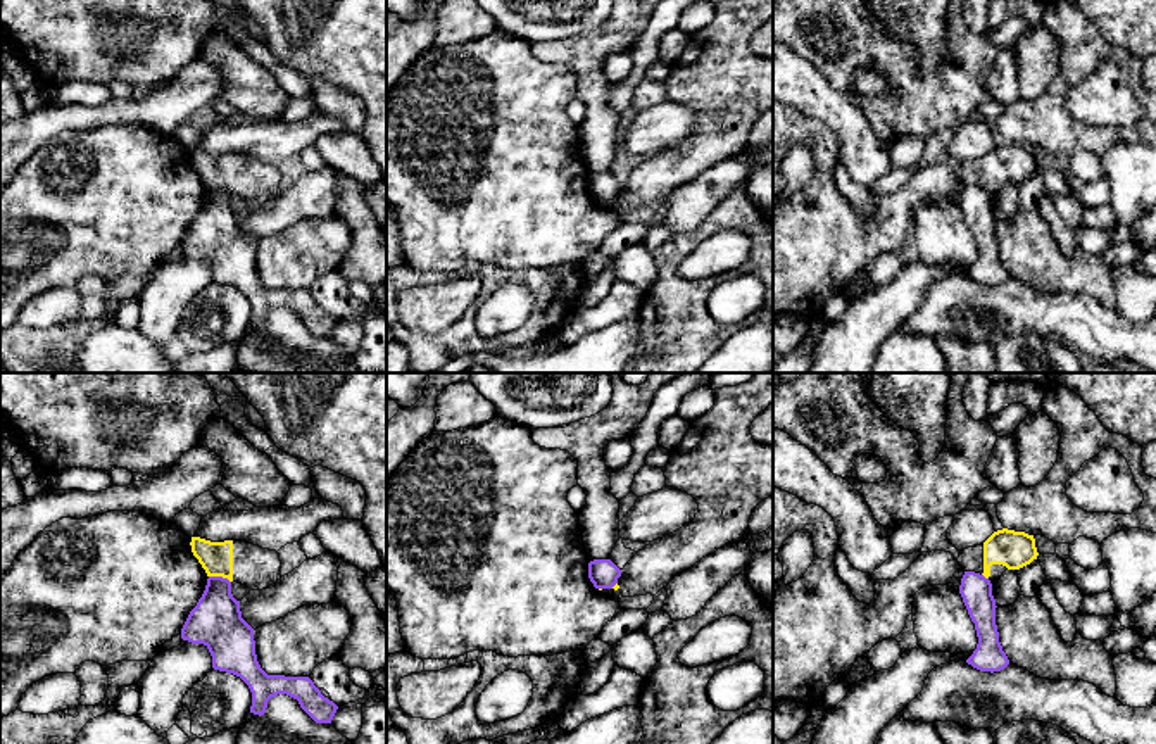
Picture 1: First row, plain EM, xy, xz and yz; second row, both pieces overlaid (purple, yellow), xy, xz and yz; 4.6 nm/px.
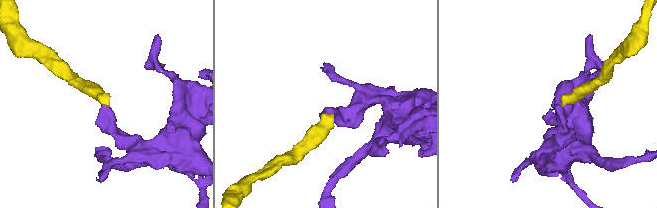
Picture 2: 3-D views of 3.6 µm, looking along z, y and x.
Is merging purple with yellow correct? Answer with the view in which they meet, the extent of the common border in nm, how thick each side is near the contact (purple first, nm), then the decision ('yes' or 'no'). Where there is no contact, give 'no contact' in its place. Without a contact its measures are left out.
contact in xy; length 110 nm; calibres 240 and 160 nm; no

